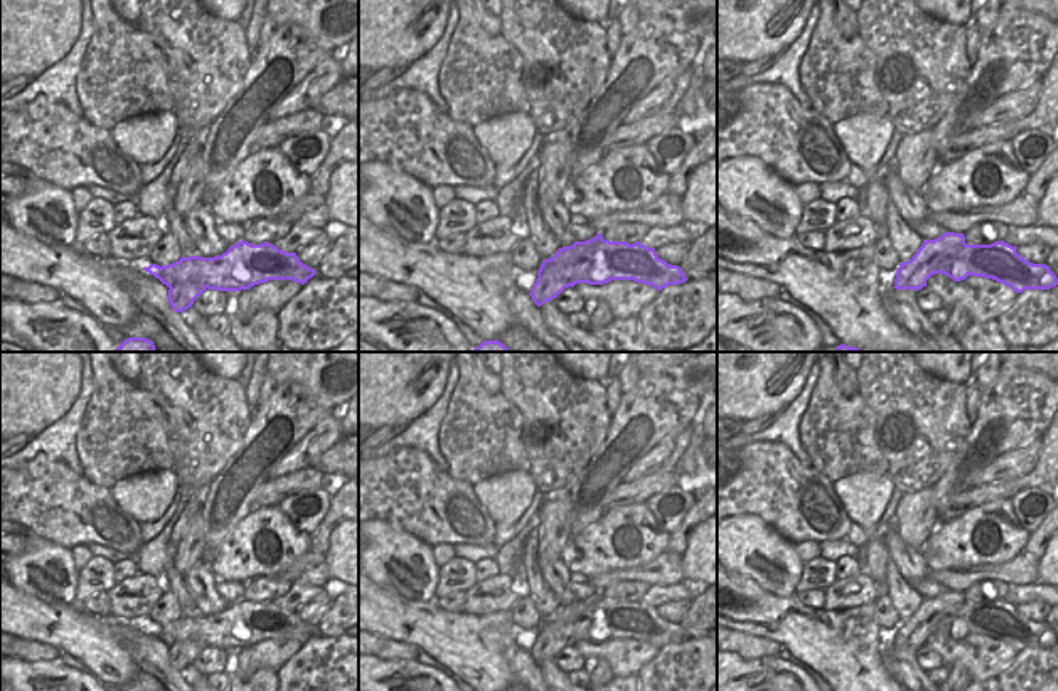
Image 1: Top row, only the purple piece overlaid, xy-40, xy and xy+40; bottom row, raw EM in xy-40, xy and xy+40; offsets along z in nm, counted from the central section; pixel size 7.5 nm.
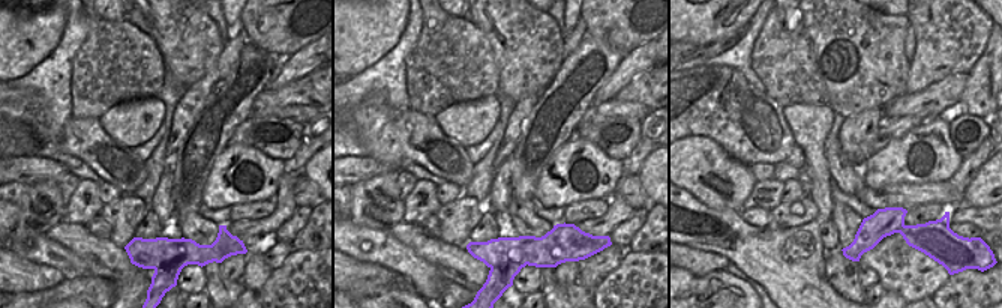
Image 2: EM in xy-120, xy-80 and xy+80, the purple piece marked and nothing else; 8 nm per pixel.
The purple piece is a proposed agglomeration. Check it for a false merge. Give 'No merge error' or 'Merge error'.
Merge error.

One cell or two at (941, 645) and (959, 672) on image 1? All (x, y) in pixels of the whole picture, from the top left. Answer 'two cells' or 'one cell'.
two cells

